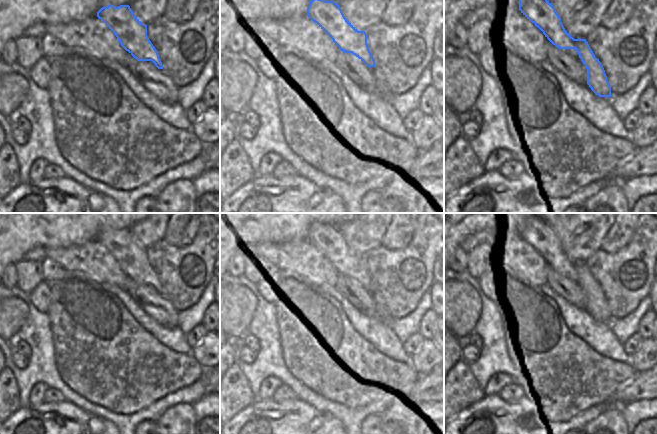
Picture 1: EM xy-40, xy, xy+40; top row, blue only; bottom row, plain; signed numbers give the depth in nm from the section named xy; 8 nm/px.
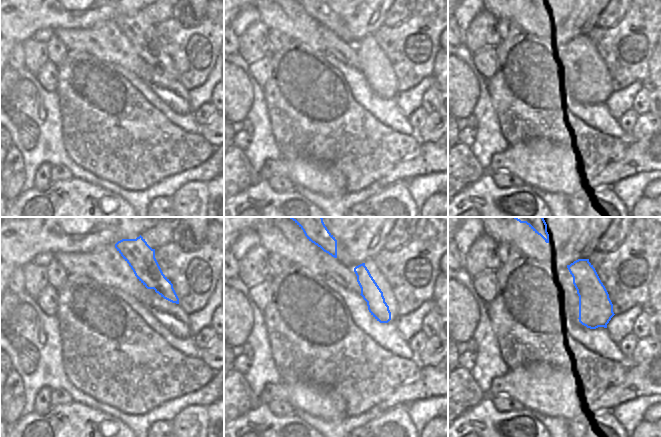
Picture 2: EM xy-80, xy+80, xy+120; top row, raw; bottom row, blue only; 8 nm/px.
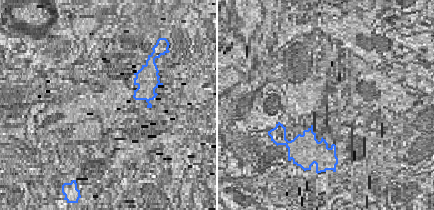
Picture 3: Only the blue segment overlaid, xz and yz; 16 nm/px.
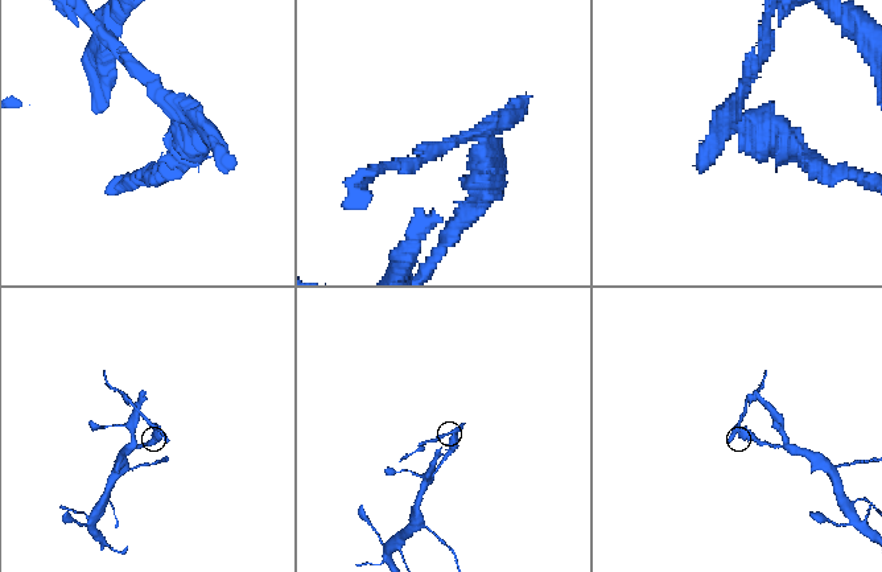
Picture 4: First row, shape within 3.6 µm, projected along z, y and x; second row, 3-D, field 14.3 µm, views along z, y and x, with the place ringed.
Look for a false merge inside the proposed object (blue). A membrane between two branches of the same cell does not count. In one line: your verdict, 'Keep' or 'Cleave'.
Cleave.

